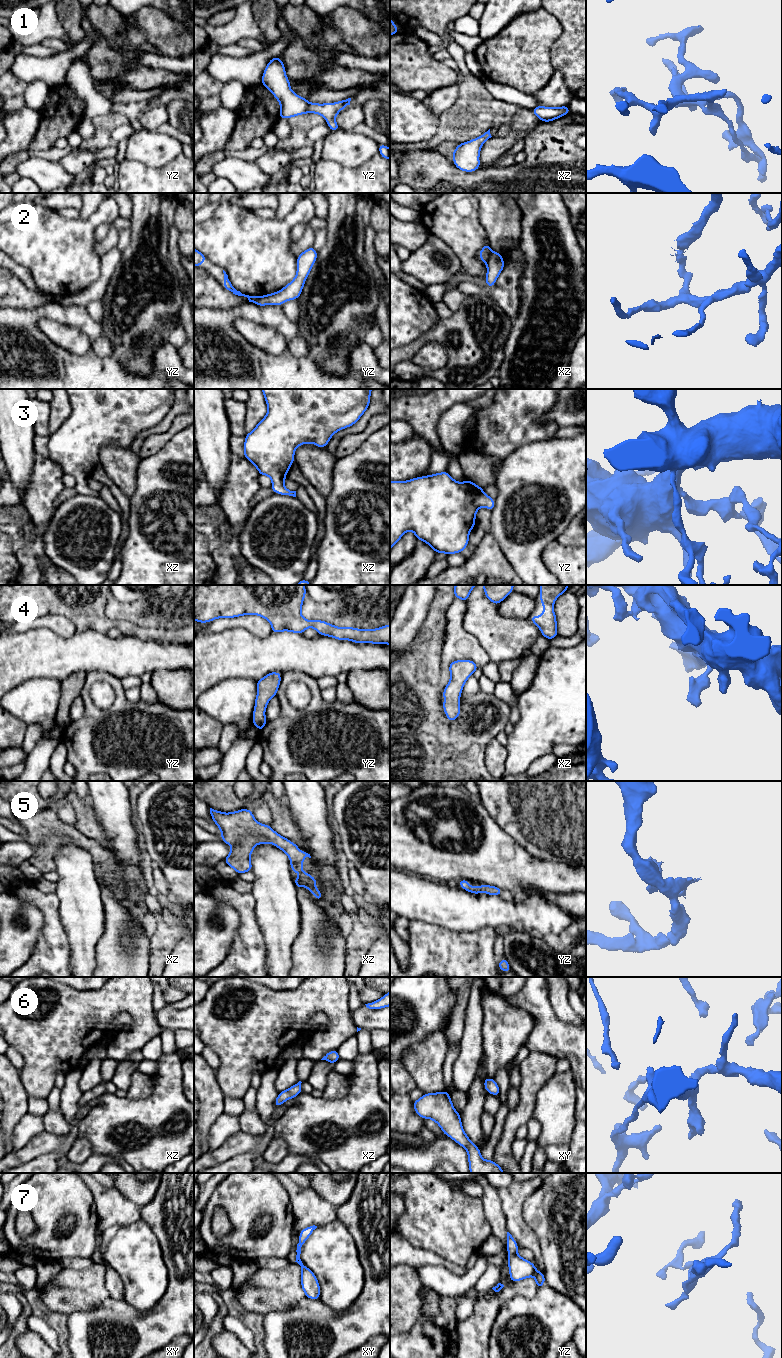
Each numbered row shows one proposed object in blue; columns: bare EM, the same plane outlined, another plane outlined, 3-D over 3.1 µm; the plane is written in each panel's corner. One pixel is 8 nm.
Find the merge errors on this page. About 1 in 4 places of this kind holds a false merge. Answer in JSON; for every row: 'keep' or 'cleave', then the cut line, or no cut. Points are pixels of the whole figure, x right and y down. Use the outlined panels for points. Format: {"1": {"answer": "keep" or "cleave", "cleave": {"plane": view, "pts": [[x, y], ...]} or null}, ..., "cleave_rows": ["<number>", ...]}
{"1": {"answer": "keep", "cleave": null}, "2": {"answer": "cleave", "cleave": {"plane": "xz", "pts": [[492, 251], [486, 263]]}}, "3": {"answer": "keep", "cleave": null}, "4": {"answer": "keep", "cleave": null}, "5": {"answer": "keep", "cleave": null}, "6": {"answer": "keep", "cleave": null}, "7": {"answer": "keep", "cleave": null}, "cleave_rows": ["2"]}

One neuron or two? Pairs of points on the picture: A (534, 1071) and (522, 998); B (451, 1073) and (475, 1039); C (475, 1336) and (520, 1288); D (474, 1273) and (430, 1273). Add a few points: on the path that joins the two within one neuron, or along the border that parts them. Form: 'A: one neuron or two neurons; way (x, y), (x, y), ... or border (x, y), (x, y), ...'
A: two neurons; border (530, 1051), (540, 1051), (554, 1057)
B: one neuron; way (459, 1065), (470, 1047)
C: one neuron; way (481, 1322), (484, 1315), (506, 1293)
D: one neuron; way (463, 1280), (441, 1279)

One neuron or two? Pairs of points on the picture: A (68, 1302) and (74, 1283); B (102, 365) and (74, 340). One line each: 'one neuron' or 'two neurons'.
A: one neuron
B: two neurons

